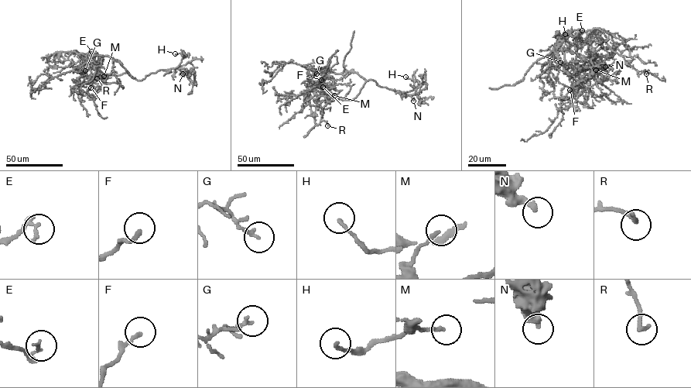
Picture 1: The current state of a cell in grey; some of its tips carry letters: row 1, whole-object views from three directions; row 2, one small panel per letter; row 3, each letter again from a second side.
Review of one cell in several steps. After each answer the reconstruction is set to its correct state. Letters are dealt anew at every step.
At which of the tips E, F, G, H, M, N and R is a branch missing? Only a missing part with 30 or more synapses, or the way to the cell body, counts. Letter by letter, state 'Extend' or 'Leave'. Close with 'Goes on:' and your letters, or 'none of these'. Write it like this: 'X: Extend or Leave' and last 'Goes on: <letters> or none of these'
E: Extend
F: Leave
G: Leave
H: Leave
M: Leave
N: Leave
R: Leave
Goes on: E

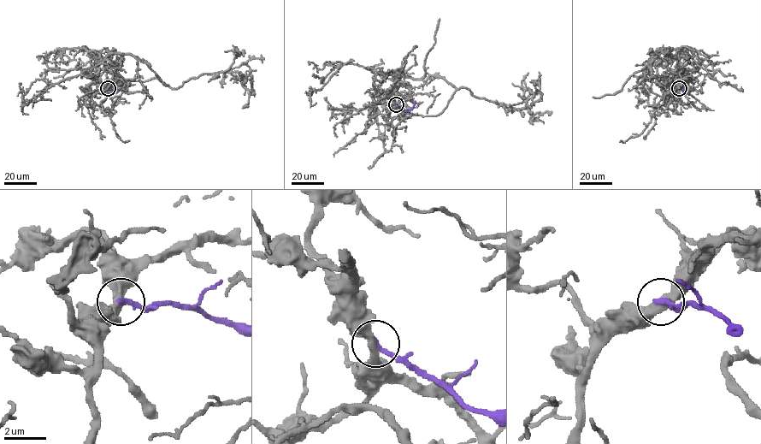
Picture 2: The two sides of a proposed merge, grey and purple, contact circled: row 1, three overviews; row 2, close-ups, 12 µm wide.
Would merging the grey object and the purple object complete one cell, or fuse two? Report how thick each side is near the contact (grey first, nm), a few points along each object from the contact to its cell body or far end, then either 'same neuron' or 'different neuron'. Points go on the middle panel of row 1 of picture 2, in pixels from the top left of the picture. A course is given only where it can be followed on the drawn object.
440 nm thick on the grey side, 240 nm on the other; grey runs (396, 104), (406, 114), (438, 115), (457, 90), (464, 87), (477, 97), (523, 109), (539, 99), (541, 74); purple runs (396, 104), (409, 111), (415, 101); different neuron

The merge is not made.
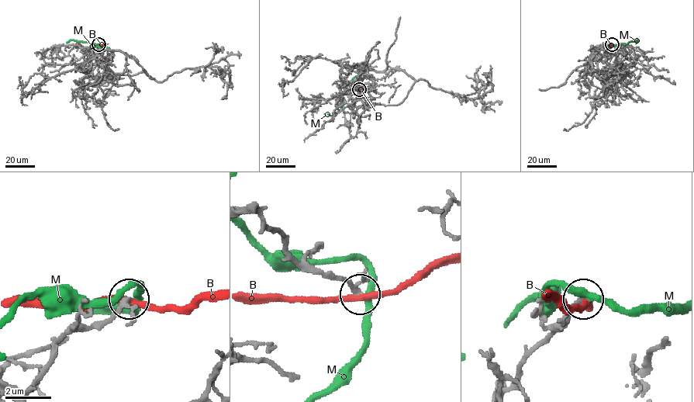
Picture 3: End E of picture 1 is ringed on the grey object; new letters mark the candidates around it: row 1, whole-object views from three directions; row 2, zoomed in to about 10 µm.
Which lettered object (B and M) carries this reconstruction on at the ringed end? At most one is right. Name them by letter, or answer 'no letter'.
no letter

